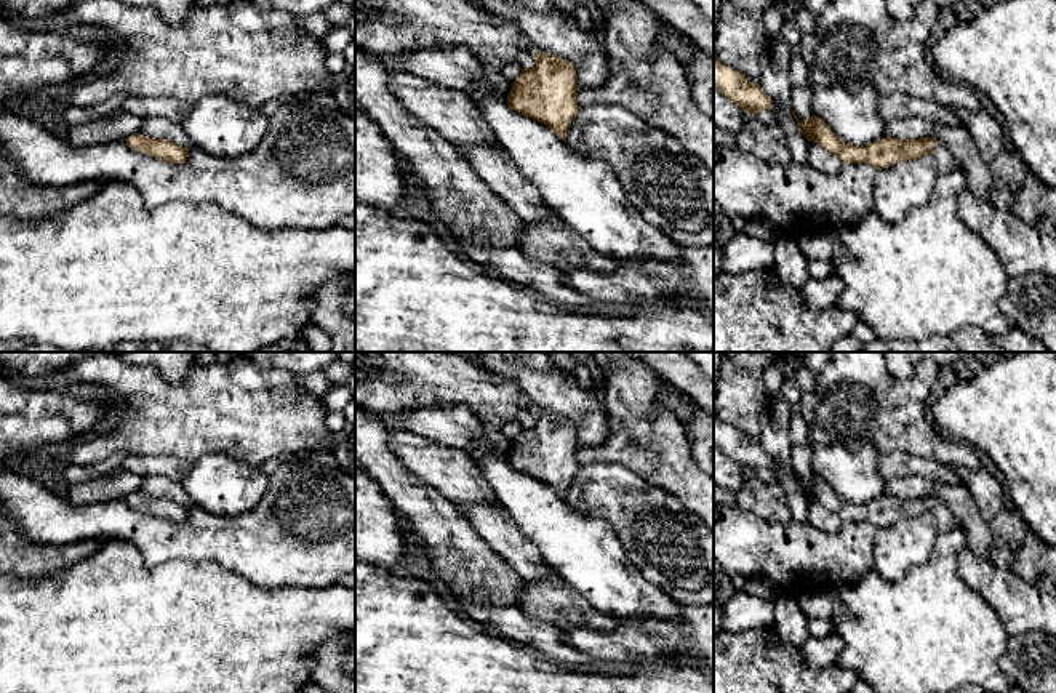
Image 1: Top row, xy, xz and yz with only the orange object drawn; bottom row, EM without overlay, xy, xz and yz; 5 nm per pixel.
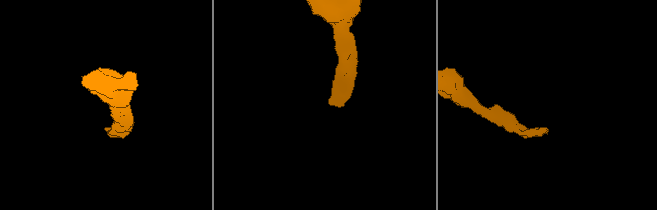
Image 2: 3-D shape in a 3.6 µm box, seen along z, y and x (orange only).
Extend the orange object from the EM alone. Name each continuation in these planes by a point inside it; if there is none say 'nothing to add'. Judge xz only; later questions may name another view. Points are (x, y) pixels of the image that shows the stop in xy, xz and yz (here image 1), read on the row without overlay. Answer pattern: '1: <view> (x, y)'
nothing to add

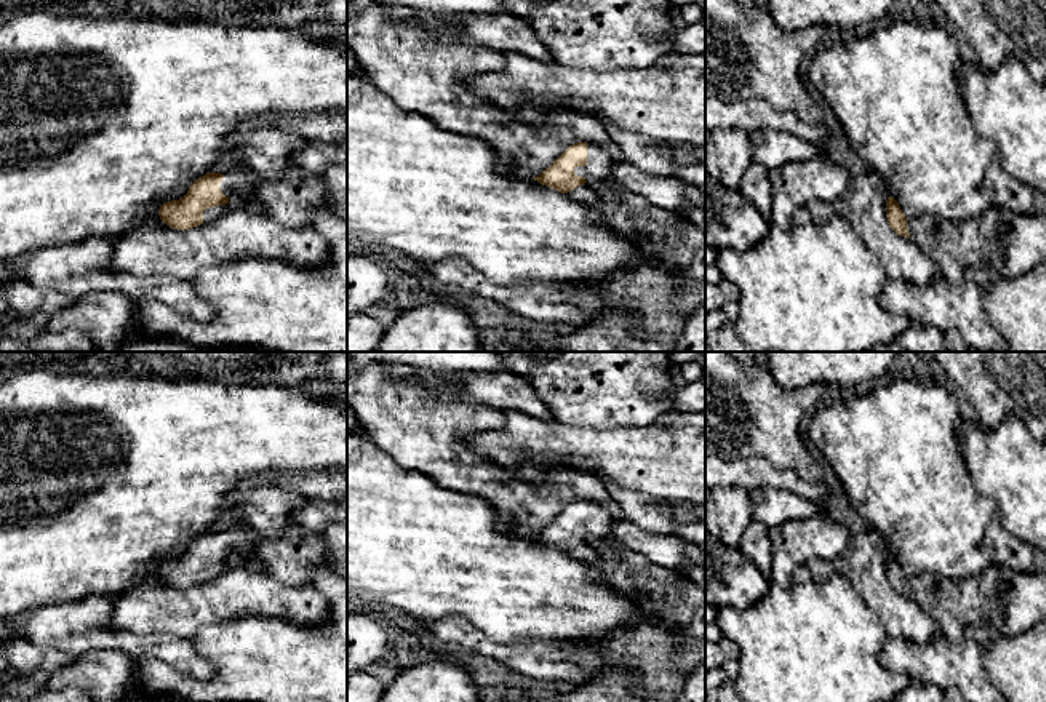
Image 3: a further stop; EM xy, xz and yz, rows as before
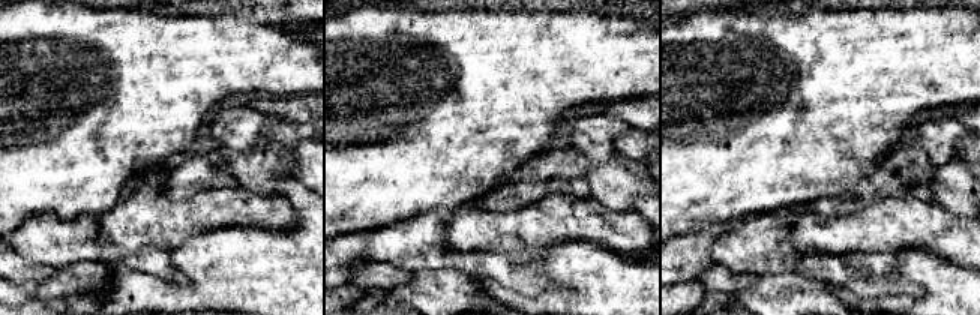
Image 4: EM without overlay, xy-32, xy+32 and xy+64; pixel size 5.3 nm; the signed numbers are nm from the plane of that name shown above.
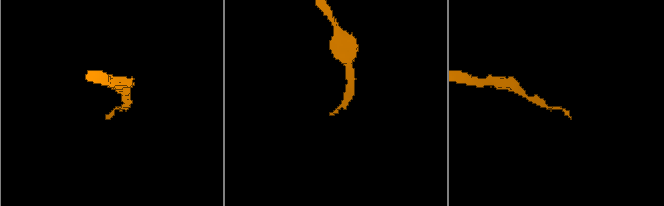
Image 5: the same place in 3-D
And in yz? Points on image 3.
1: yz (997, 603)

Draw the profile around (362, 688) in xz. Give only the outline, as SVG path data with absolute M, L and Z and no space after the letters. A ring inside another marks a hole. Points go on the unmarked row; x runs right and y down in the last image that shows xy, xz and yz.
M360 672L347 680L347 702L379 702L384 689L377 678Z

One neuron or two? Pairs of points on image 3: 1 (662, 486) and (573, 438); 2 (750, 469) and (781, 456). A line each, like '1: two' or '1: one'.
1: one
2: two

